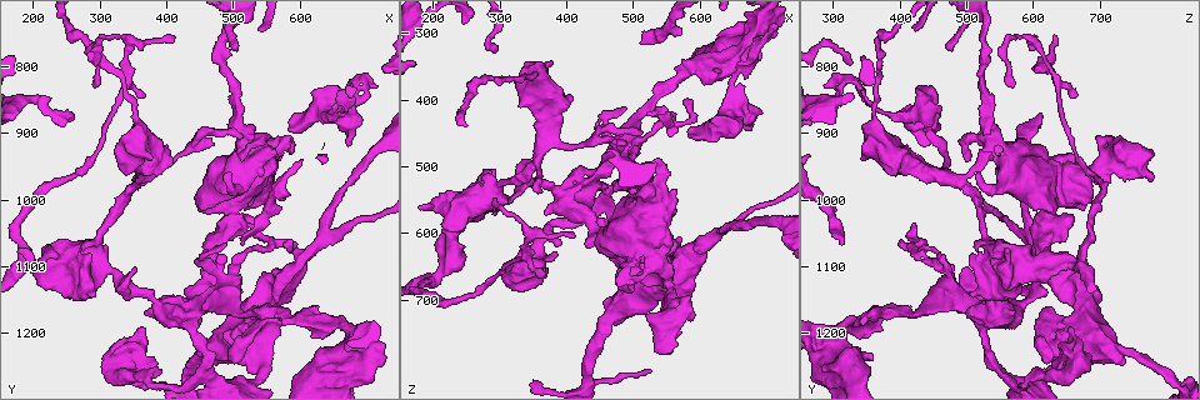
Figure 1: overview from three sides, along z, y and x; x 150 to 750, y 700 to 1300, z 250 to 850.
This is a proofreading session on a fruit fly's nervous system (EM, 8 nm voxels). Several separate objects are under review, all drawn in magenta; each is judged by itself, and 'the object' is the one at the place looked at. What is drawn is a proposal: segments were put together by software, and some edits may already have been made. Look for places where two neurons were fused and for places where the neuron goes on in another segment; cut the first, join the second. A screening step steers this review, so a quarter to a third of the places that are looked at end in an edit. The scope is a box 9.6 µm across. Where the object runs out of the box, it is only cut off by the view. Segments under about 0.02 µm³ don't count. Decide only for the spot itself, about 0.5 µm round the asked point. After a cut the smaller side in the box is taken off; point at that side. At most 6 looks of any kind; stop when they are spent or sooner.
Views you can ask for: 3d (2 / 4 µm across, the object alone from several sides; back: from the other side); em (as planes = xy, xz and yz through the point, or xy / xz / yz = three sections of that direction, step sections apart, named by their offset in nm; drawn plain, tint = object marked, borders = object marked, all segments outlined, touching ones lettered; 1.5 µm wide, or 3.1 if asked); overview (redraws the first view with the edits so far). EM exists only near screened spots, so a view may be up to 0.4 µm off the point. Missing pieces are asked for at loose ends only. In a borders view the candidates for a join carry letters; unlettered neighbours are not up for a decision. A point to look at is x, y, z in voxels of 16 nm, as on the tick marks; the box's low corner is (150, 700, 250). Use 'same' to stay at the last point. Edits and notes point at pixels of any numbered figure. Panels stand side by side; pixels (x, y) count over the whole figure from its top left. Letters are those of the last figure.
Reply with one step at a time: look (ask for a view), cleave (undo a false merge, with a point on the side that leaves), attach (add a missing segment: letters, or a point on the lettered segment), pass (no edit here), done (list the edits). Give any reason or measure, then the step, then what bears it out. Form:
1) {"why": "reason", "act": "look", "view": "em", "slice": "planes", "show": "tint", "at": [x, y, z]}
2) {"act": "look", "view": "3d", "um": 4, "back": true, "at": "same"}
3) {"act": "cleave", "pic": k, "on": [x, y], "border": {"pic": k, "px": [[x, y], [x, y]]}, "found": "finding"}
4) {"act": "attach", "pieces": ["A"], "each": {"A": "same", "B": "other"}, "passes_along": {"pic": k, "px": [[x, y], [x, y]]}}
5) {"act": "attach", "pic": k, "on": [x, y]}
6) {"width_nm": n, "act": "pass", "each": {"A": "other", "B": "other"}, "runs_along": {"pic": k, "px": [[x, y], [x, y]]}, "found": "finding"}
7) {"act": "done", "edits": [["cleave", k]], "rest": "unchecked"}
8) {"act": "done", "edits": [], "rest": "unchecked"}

{"why": "sudden change in width", "act": "look", "view": "3d", "um": 4, "at": [555, 965, 675]}

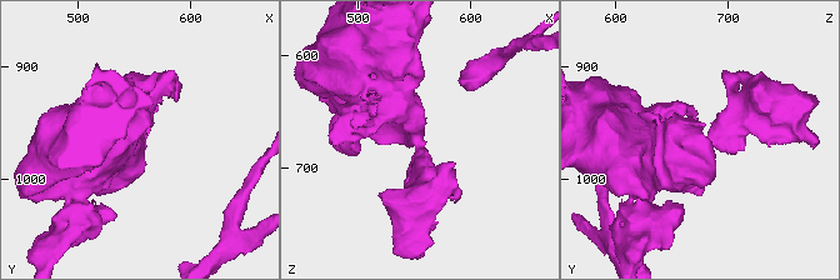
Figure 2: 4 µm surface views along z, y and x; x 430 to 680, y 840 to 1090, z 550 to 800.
{"why": "now the EM", "act": "look", "view": "em", "slice": "planes", "show": "borders", "at": [554, 970, 676]}

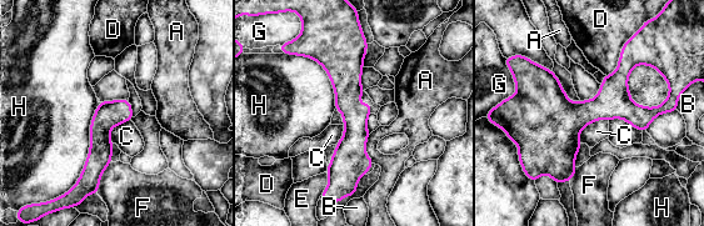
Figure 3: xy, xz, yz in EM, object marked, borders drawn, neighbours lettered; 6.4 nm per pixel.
{"arm_widths_nm": [300, 440], "act": "pass", "each": {"A": "other", "B": "other", "C": "other", "D": "other", "E": "other", "F": "other", "G": "other", "H": "other"}, "found": "all the same neuron"}

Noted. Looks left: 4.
{"why": "thin end", "act": "look", "view": "em", "slice": "xy", "step": 4, "show": "borders", "at": [505, 775, 470]}

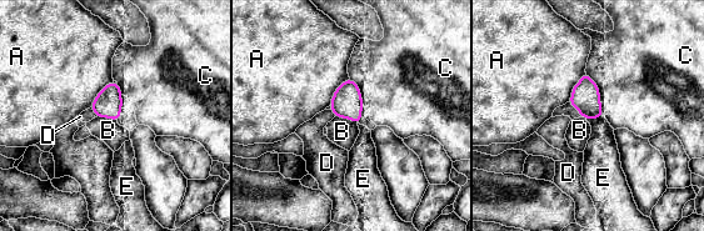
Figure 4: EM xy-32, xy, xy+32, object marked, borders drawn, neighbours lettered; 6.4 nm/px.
{"why": "cut it another way", "act": "look", "view": "em", "slice": "planes", "show": "borders", "at": "same"}

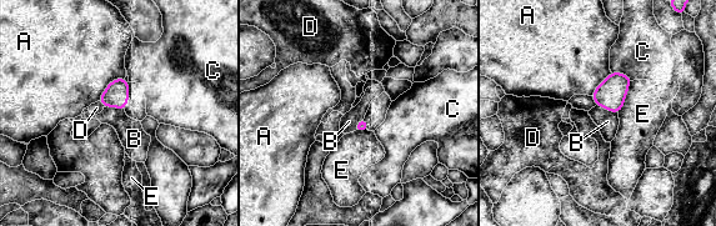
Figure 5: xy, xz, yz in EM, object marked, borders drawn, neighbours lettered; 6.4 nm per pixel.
{"act": "pass", "each": {"A": "other", "B": "other", "C": "other", "D": "other", "E": "other"}, "border": {"pic": 5, "px": [[596, 104], [617, 114]]}, "found": "no lettered segment goes on from it"}

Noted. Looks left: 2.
{"act": "done", "edits": [], "rest": "unchecked"}

